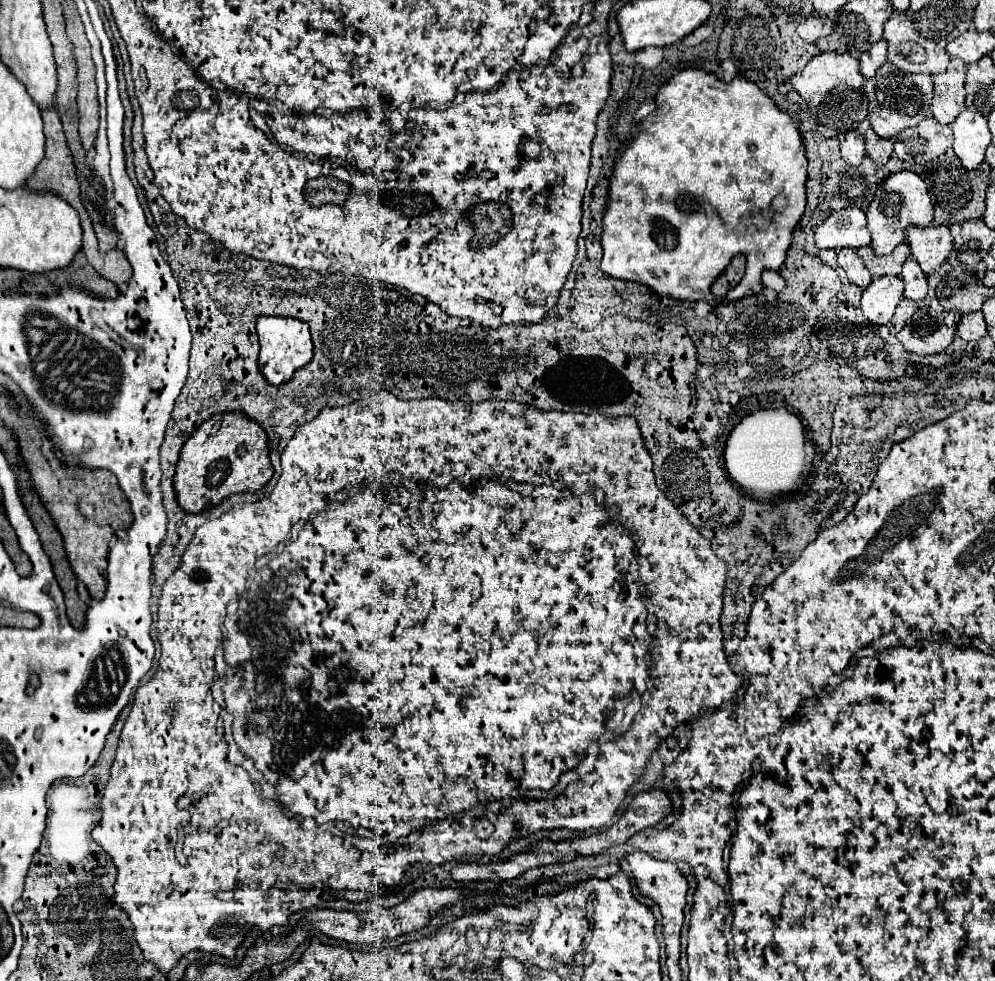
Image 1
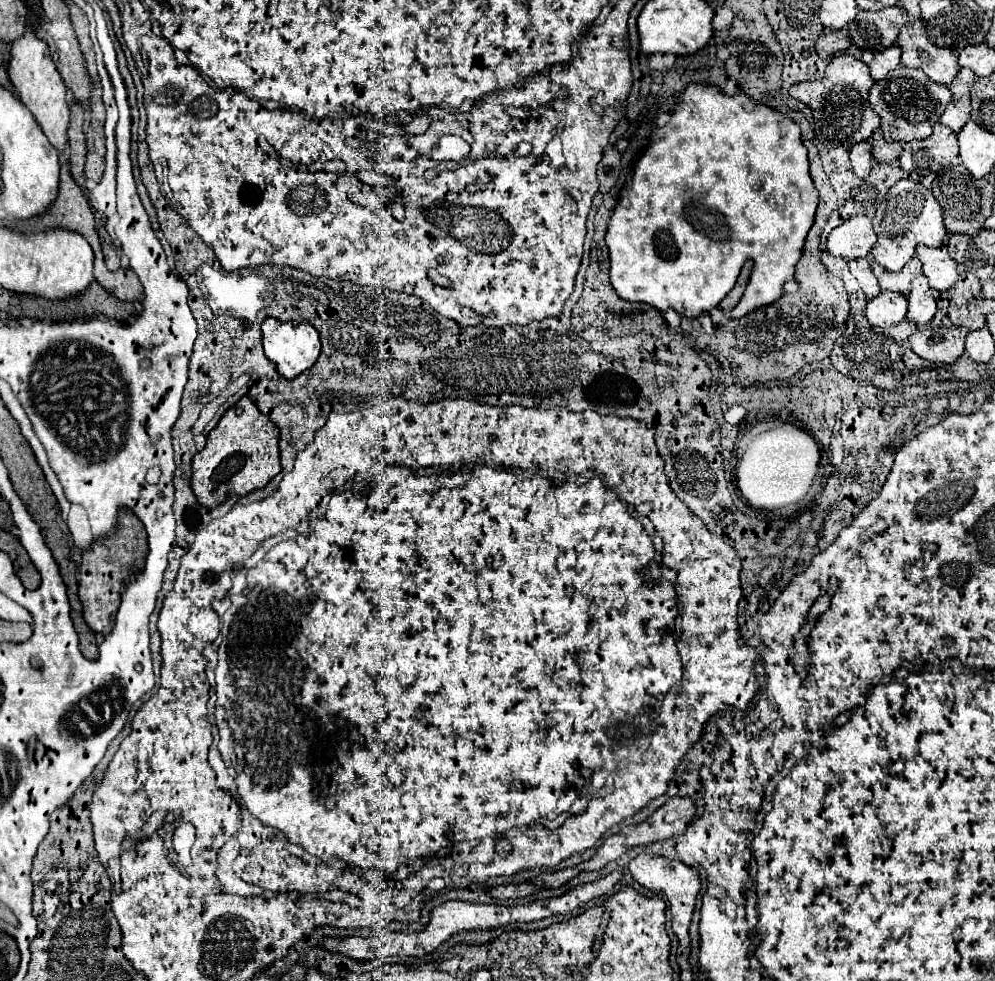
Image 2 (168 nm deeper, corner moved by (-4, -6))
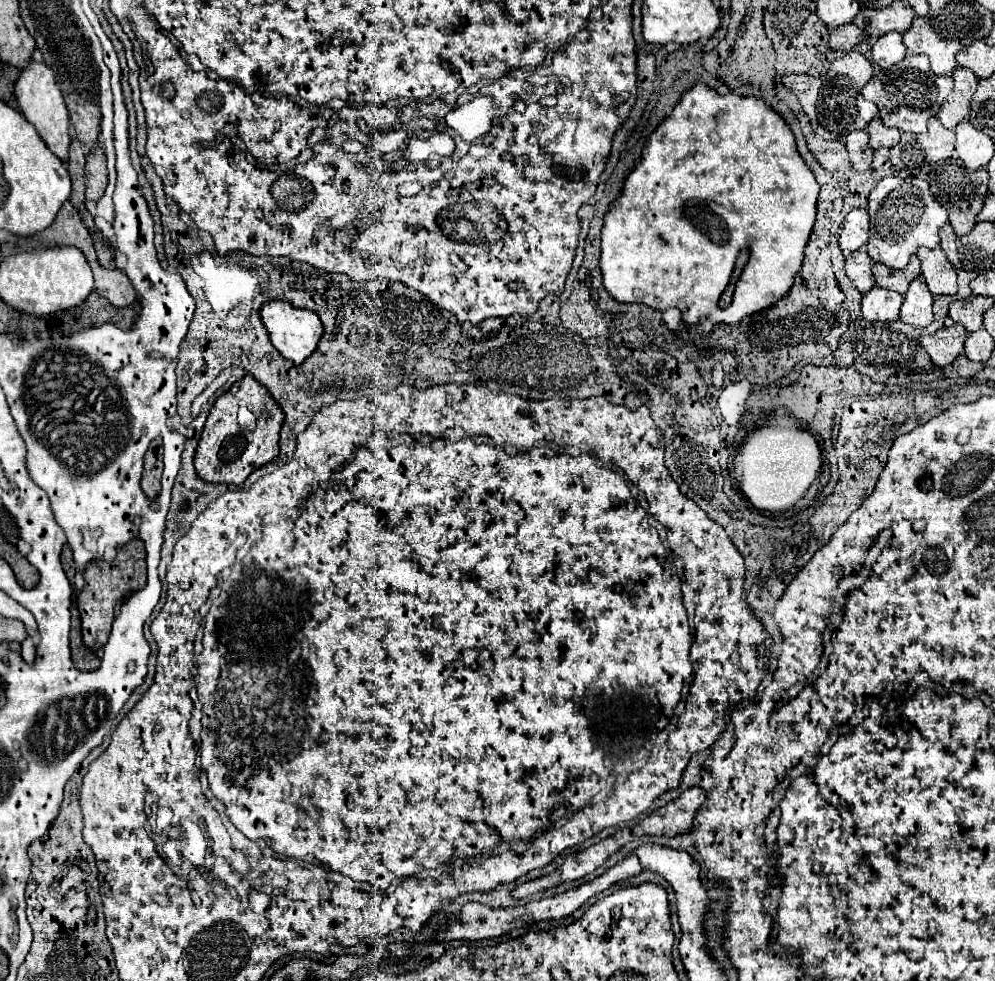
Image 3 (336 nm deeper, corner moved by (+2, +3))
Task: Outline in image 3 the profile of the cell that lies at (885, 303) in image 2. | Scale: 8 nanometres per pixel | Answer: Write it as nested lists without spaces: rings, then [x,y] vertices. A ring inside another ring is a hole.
[[[873,286],[867,294],[863,294],[863,302],[861,302],[861,312],[863,318],[869,322],[887,322],[887,320],[897,320],[899,318],[899,308],[903,304],[903,296],[893,292],[893,290],[885,290],[879,286]]]

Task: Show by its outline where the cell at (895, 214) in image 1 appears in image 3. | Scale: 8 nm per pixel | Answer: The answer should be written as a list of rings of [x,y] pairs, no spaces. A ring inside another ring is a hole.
[[[883,178],[869,196],[867,212],[871,216],[871,232],[867,242],[867,254],[871,256],[871,260],[881,262],[889,268],[903,268],[905,262],[909,262],[911,254],[917,252],[917,246],[937,246],[941,210],[945,212],[945,206],[941,206],[941,202],[933,198],[933,190],[929,190],[929,184],[921,178]]]

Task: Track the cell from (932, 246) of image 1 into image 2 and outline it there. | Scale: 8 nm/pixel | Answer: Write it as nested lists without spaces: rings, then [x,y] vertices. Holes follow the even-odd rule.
[[[947,245],[929,249],[929,247],[917,247],[917,257],[923,263],[923,273],[929,279],[931,287],[937,287],[937,291],[949,291],[957,281],[957,263],[949,257]]]

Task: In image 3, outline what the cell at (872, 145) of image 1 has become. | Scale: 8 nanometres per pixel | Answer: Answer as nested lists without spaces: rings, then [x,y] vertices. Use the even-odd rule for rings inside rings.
[[[875,116],[869,126],[867,126],[867,134],[869,134],[869,146],[873,150],[879,150],[879,148],[891,148],[897,144],[901,132],[897,128],[885,128],[881,118]]]

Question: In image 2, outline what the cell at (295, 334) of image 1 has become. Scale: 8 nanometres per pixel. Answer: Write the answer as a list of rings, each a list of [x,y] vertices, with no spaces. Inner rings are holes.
[[[265,319],[261,325],[263,331],[263,349],[265,355],[277,365],[277,371],[285,377],[285,379],[293,379],[299,373],[303,373],[305,369],[309,369],[319,353],[321,353],[321,341],[319,341],[319,333],[311,323],[293,323],[293,321],[279,321],[279,319]]]

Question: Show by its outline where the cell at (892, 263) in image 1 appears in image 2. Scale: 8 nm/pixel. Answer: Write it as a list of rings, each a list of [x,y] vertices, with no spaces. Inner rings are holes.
[[[913,257],[899,273],[885,271],[877,263],[873,263],[873,273],[875,273],[881,289],[897,291],[901,295],[907,295],[909,293],[909,287],[911,287],[911,281],[921,275],[921,261],[919,261],[919,257]]]

